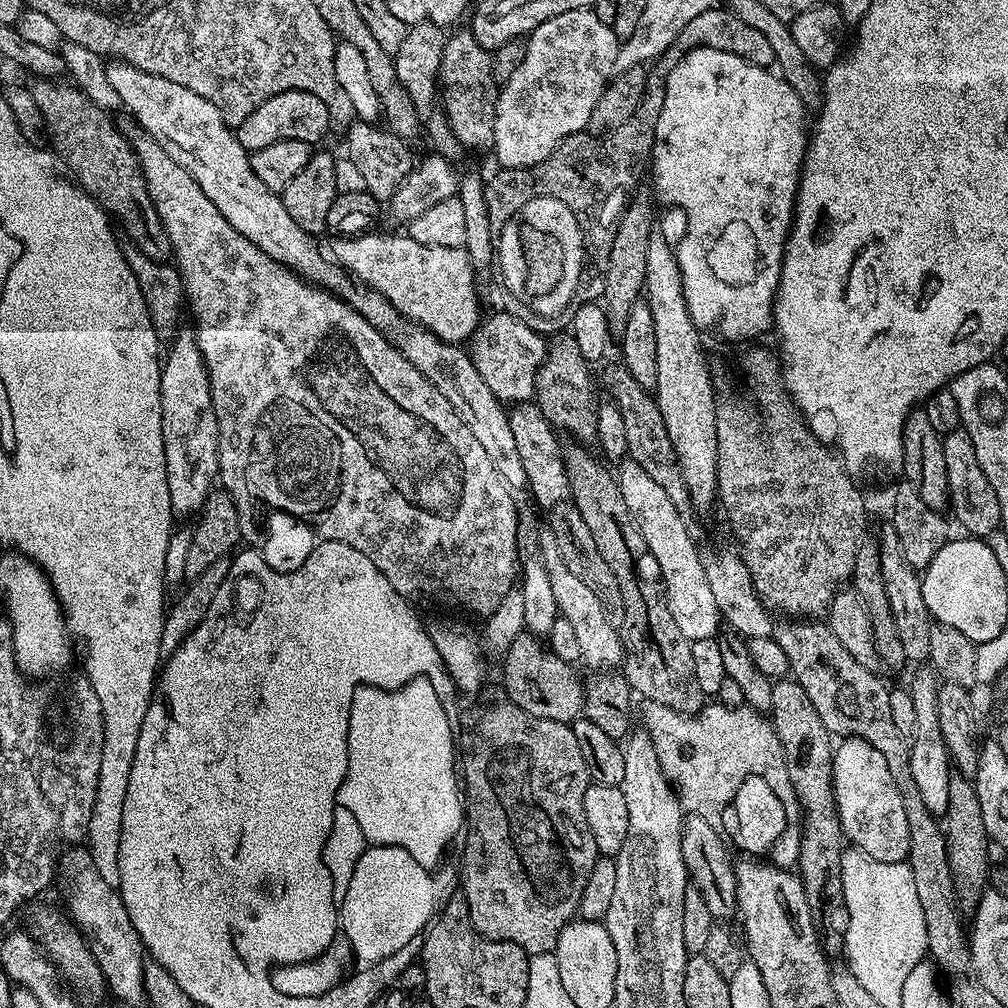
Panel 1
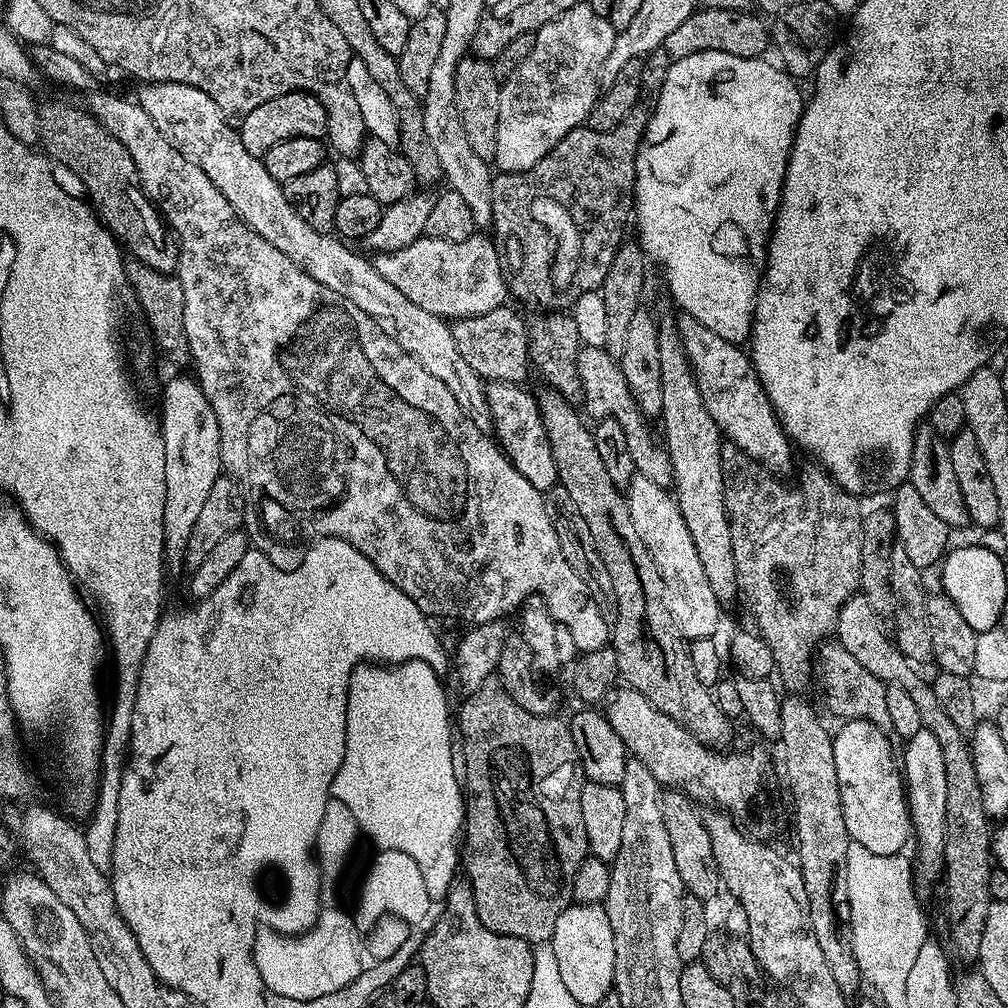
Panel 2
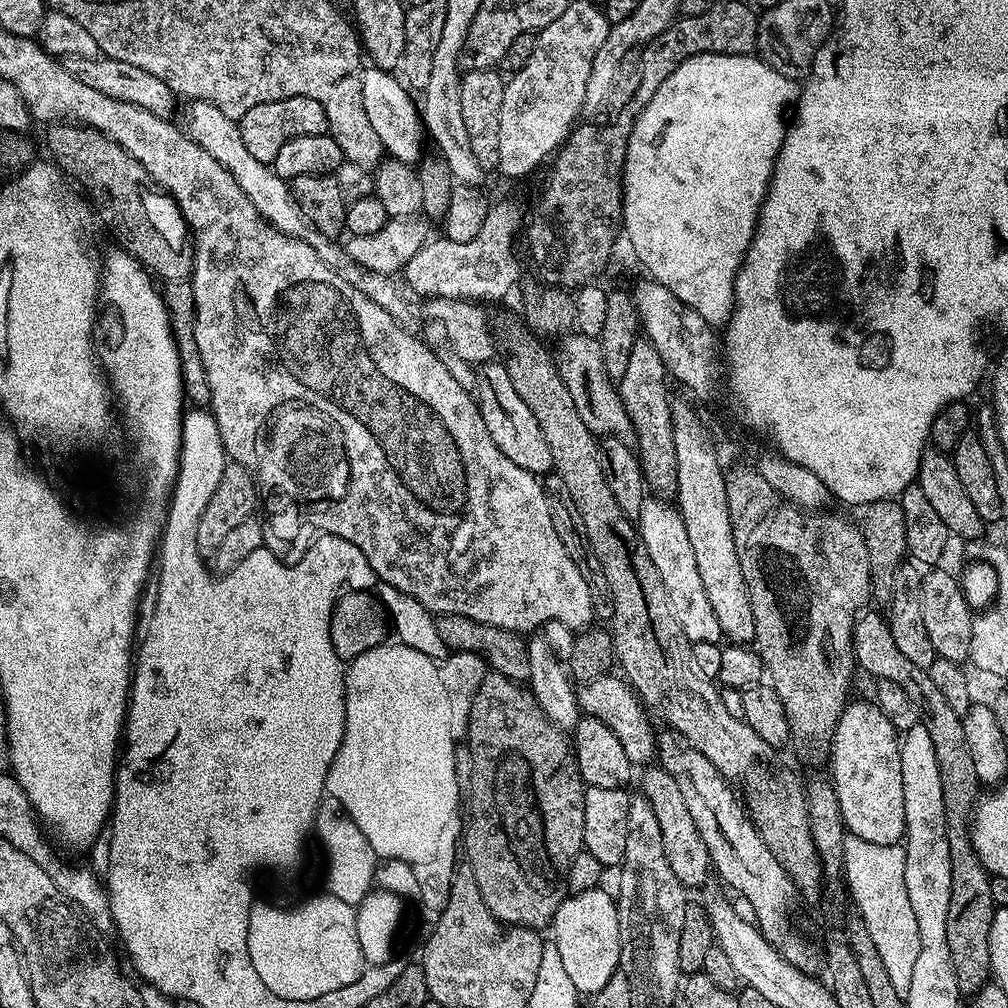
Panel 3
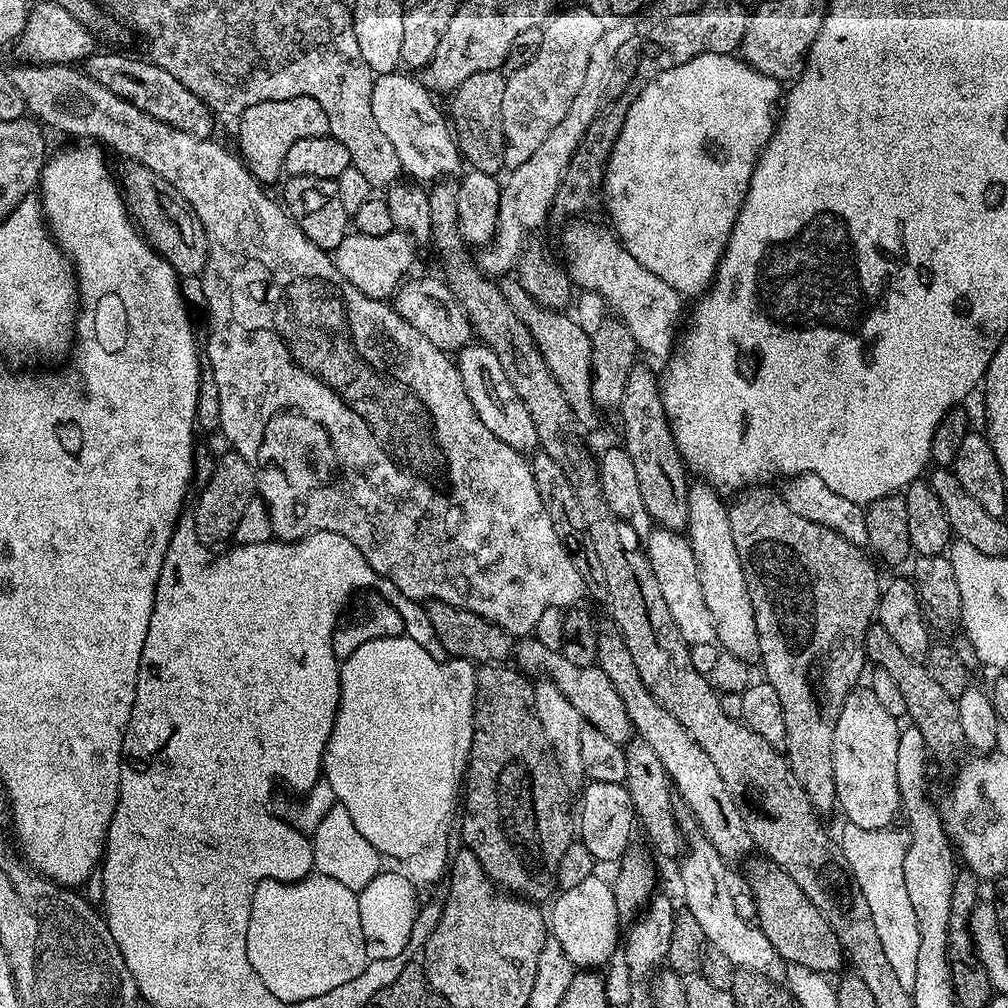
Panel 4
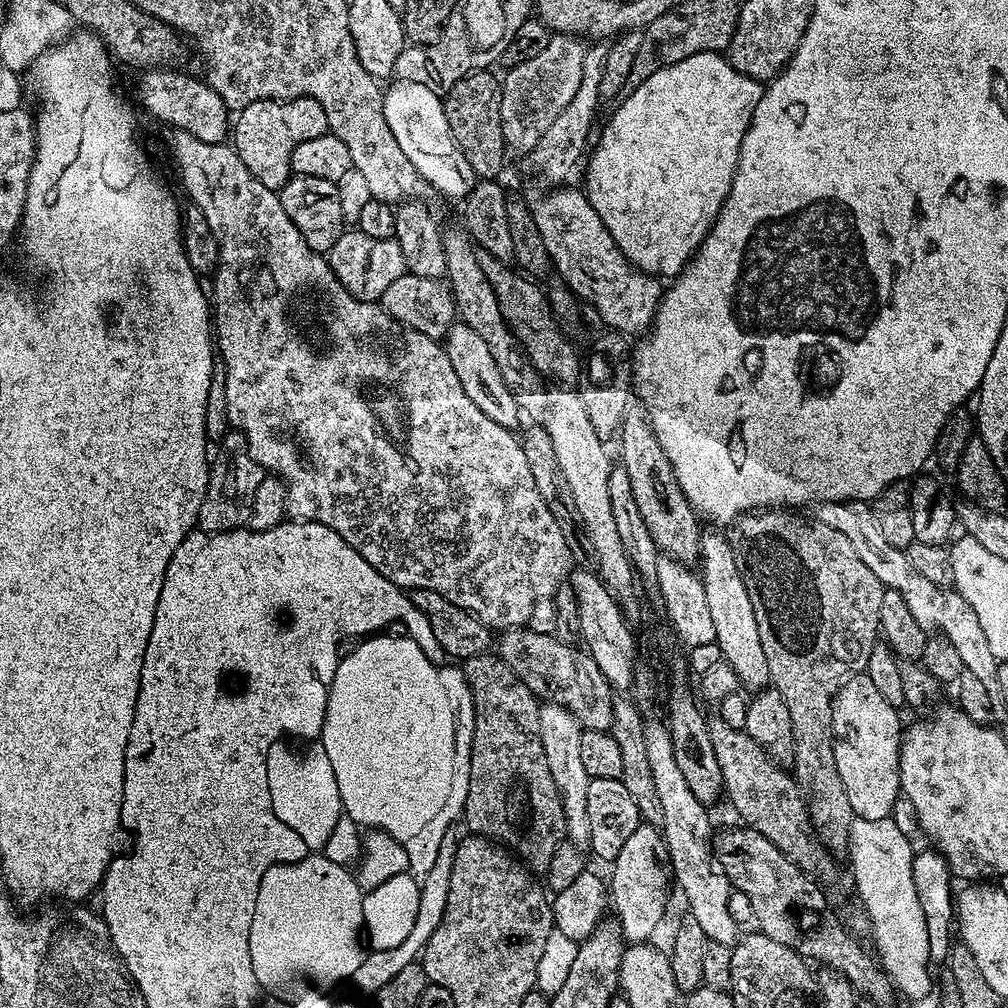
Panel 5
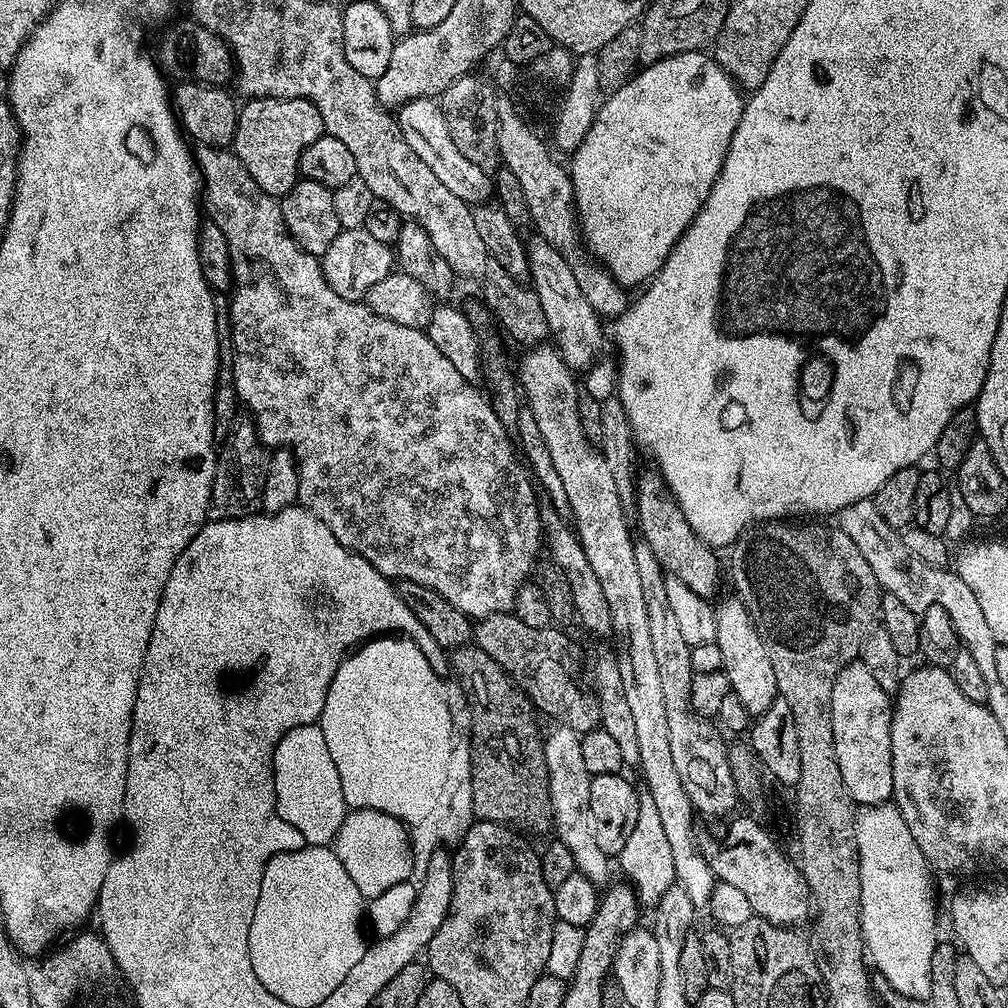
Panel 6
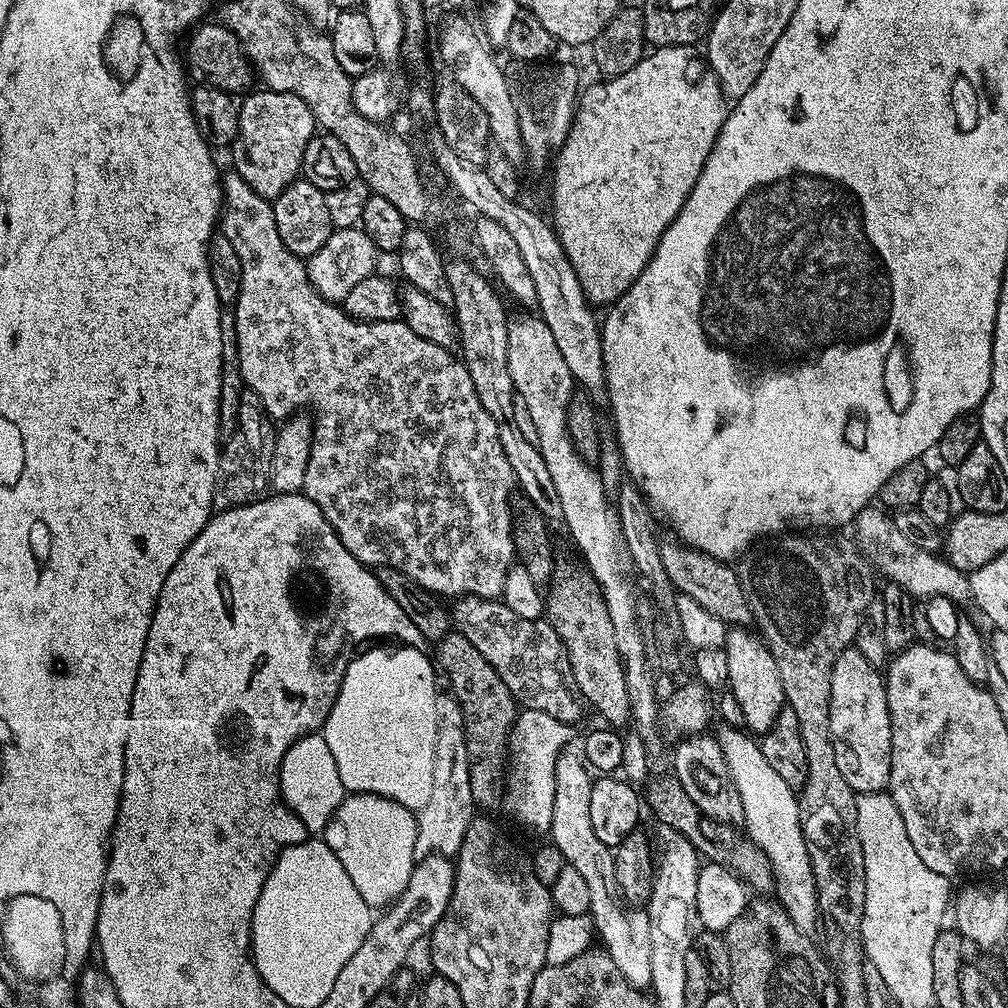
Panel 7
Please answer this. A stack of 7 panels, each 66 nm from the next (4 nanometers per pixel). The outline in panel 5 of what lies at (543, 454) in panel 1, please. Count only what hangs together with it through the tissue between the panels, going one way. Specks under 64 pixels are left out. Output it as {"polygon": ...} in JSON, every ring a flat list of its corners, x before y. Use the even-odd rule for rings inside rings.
{"polygon":[[456,322,443,337,442,347,450,358,450,366,454,366,454,374,458,374,458,382,462,382,462,390,466,390,466,398,470,398,470,402,474,402,474,406,478,406,486,418,494,418,498,426,519,429,522,405,516,401,517,393,506,386,502,370,498,370,498,362,494,362,486,341,475,330,470,330,470,326]]}

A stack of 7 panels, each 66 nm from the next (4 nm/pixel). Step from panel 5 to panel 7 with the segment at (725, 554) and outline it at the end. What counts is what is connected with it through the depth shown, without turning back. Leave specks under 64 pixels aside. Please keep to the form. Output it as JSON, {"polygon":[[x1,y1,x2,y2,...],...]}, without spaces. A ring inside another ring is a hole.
{"polygon":[[744,626,729,627,728,637,723,646,726,663,730,665,727,687,742,705,744,728,752,734,763,734,770,730,774,718,778,718,780,711,786,707,786,701,774,654,770,654,767,644,759,635,751,636,748,631,749,629]]}

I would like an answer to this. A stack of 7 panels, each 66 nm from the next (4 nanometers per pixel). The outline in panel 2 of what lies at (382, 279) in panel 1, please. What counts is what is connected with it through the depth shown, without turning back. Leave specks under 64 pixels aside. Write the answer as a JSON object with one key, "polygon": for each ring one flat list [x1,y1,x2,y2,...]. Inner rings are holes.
{"polygon":[[425,234,410,242,410,246,402,246,402,250,379,253,374,263,386,282,398,286,414,306,422,306,422,310,430,314,449,322,486,315,506,304,510,284,501,253,499,256,495,246,480,235,473,234,462,242,450,242]]}

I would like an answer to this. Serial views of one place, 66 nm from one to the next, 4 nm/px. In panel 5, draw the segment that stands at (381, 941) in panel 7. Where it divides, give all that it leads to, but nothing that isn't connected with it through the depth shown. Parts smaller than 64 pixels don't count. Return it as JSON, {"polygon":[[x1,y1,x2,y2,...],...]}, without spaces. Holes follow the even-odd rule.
{"polygon":[[449,834,442,842,441,849,438,850,438,858,434,861,434,867,430,869,430,874,426,874,420,881,421,901,418,907,418,914,414,920,414,928,407,935,404,942,399,943,393,949,378,951,369,951,365,955,358,970,354,971,351,979,355,981,360,974,370,974,372,976,372,986,374,992,382,990,402,966,410,966,423,953,424,943,438,930,438,922,442,922,442,914,446,914,446,898,450,898,450,870,454,870,454,854,458,843,457,837]]}

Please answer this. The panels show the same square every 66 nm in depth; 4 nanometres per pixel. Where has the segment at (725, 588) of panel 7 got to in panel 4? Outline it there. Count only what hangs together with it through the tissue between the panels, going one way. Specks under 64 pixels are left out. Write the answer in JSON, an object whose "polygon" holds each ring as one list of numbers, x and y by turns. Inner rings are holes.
{"polygon":[[637,362,626,378,625,393,618,407,619,414,624,423,622,446,630,454,630,462,634,462,638,487,642,490,642,502,646,502,646,510,653,525,668,528,671,532,687,529,690,476,672,438,670,421,666,418,660,398,657,373,655,376,644,362]]}

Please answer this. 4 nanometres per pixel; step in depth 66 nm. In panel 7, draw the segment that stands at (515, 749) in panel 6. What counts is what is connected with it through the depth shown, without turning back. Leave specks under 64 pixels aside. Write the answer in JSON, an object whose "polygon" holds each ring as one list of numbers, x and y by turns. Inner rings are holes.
{"polygon":[[453,630,441,638,435,648,435,663,443,675,444,672,448,675,447,687,462,710,470,794,473,795,476,806,492,810,488,808,498,804,505,791,506,769,510,764,509,740,515,726,518,705,506,682,502,682,498,670,494,670,494,666,490,666,490,662,486,662,486,658,478,654,478,649,470,643,470,638]]}

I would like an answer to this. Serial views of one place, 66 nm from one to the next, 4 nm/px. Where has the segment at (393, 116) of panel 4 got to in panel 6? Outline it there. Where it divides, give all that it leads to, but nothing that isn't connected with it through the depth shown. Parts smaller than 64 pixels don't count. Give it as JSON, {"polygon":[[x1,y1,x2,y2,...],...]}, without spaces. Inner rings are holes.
{"polygon":[[435,99,407,100,400,105,395,117,397,126,402,130,402,138,406,138,410,150,414,150,414,154,418,154,418,158,426,162,426,166,437,175,446,190,453,191,470,206,487,203,491,199,494,192,491,175,474,165,474,162,462,158,458,146,454,146,454,141,450,139,450,130,446,130,446,120,442,118,442,110]]}

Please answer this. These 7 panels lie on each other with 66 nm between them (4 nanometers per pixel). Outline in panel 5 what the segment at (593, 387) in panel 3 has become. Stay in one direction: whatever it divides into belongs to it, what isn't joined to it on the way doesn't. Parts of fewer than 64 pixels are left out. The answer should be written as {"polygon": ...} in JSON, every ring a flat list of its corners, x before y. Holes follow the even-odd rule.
{"polygon":[[481,251,478,257,482,270,498,298,502,318,506,318,506,322,512,328,512,332,524,350,524,355,532,361,536,371,541,374,548,371,554,379,560,380,556,382,564,386,572,386,579,376,581,379,582,356,580,360,575,346,568,341,567,334,560,329,560,324,556,321,557,313,549,304,549,297,546,295,545,289,540,289,536,285,539,283,533,282,527,275,521,274,515,267,494,258,488,252]]}

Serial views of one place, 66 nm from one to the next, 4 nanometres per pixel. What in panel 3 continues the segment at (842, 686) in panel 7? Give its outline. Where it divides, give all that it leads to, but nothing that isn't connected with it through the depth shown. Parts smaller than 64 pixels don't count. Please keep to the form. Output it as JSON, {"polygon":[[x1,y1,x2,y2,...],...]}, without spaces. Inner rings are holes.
{"polygon":[[854,700,845,703,830,745,830,779,838,794,844,827,851,835,878,842,878,846,898,844,903,841,906,826,898,733,875,702]]}

